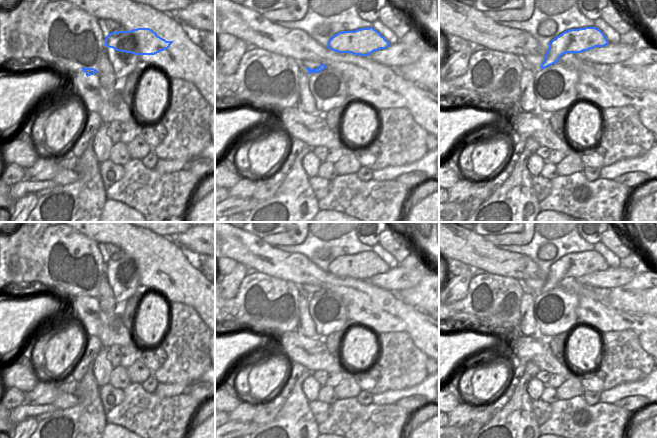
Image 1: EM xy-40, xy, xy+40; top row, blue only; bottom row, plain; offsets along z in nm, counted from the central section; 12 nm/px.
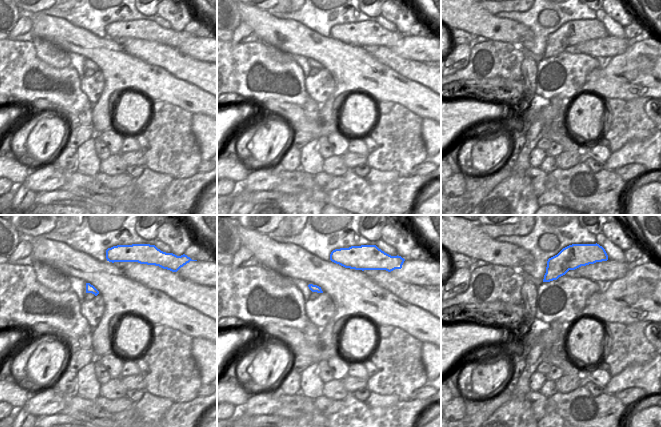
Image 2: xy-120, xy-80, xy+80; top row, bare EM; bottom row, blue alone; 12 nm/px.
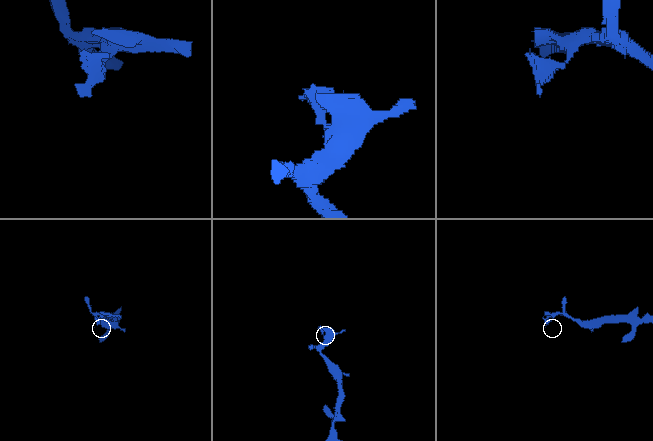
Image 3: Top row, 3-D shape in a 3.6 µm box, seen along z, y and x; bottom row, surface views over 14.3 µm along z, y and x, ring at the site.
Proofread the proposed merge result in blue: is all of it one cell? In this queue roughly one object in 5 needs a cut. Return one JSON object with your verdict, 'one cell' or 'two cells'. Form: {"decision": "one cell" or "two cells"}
{"decision": "one cell"}

